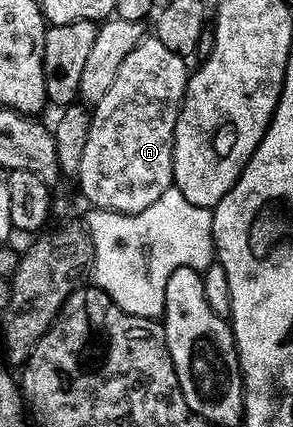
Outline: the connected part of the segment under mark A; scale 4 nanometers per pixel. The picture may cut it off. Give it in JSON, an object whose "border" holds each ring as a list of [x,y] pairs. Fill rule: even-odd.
{"border":[[[153,36],[143,37],[142,42],[136,44],[136,48],[132,48],[132,52],[128,52],[128,56],[124,56],[124,64],[120,64],[119,70],[116,71],[116,80],[112,80],[112,88],[108,88],[108,92],[104,92],[104,100],[93,103],[90,127],[88,128],[88,144],[84,144],[84,156],[80,159],[80,168],[76,175],[76,181],[86,190],[98,190],[101,188],[102,182],[122,182],[123,188],[130,190],[130,194],[124,195],[122,203],[120,203],[120,209],[124,214],[144,212],[144,208],[148,208],[148,204],[156,204],[156,200],[160,200],[160,196],[164,196],[164,192],[174,186],[174,133],[176,132],[176,120],[180,116],[180,108],[186,95],[186,81],[191,76],[191,71],[186,70],[186,62],[187,59],[183,55],[171,52],[169,48],[164,48],[164,44],[160,44],[158,38]]]}

